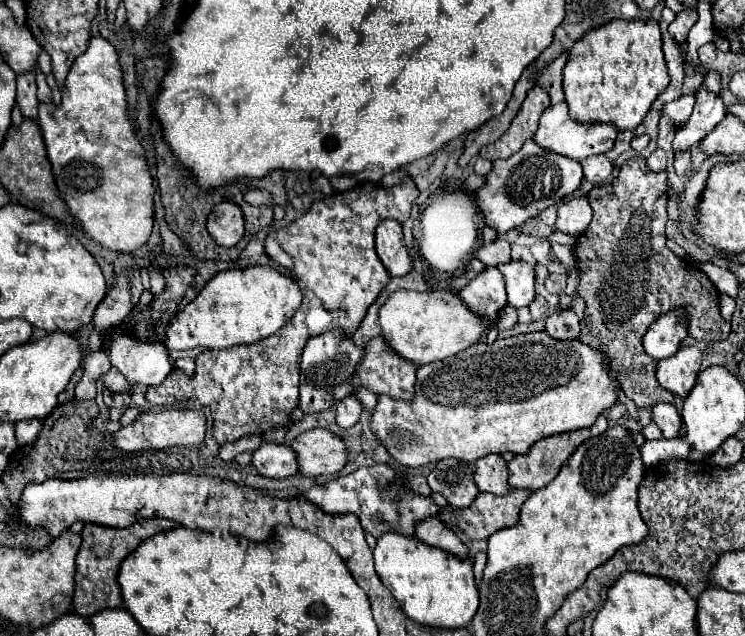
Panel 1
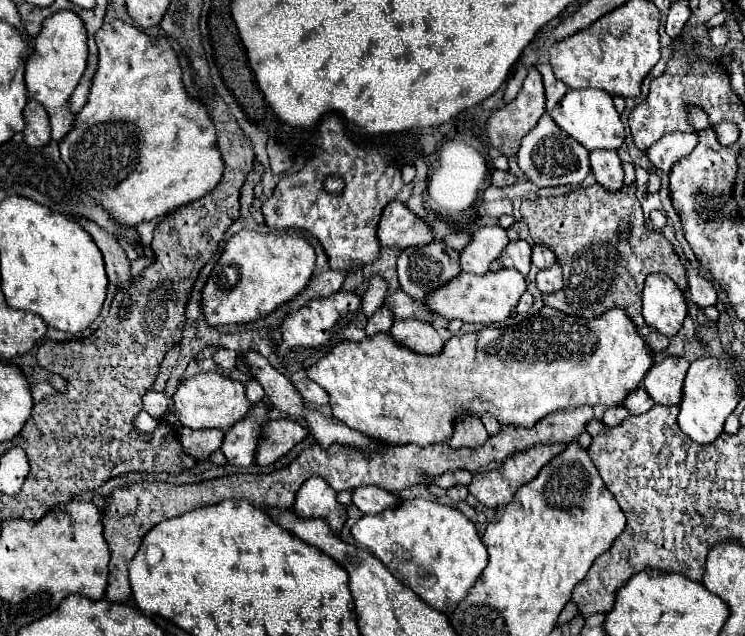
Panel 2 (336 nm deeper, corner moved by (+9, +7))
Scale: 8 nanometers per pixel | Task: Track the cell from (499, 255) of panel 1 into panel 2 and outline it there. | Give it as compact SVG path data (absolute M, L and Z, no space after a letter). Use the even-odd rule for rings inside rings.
M453 232L453 234L447 234L447 236L443 238L443 242L445 242L449 248L455 248L455 250L459 250L459 252L461 252L461 248L465 248L465 246L469 244L469 240L471 240L471 234L467 234L467 232Z

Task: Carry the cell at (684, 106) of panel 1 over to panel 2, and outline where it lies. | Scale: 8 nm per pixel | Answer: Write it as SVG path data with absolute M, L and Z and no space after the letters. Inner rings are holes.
M715 26L715 28L709 32L709 40L711 40L713 46L723 46L725 42L729 42L729 32L727 32L727 28Z

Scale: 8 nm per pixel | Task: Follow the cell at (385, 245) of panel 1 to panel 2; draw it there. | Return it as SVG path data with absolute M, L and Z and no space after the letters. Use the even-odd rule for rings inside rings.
M391 202L385 206L379 220L377 238L381 246L393 250L405 250L411 246L425 246L433 240L429 226L417 218L403 202Z

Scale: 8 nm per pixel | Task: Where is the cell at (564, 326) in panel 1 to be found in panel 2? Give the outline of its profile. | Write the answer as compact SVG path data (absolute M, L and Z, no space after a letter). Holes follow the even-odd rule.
M555 264L551 268L545 268L545 270L539 270L539 274L537 274L537 288L543 294L557 292L557 290L561 290L561 286L563 286L563 278L561 278L559 264Z

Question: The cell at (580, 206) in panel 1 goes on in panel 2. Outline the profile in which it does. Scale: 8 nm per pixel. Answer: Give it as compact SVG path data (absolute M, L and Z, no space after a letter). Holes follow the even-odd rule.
M535 66L529 68L529 74L517 94L517 98L509 104L505 104L501 110L493 112L487 120L487 136L489 136L489 142L493 148L497 148L503 156L507 158L513 158L519 150L519 144L523 140L523 136L539 122L539 118L545 114L545 94L543 94L543 80L541 80L541 74L537 72Z

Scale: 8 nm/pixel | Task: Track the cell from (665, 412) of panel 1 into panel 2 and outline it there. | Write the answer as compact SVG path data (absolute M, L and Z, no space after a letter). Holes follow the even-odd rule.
M637 388L637 390L633 390L627 398L625 398L625 402L623 402L623 406L631 412L631 414L645 414L645 412L649 412L651 408L653 408L653 398L649 398L649 394L647 394L647 390L645 388Z

